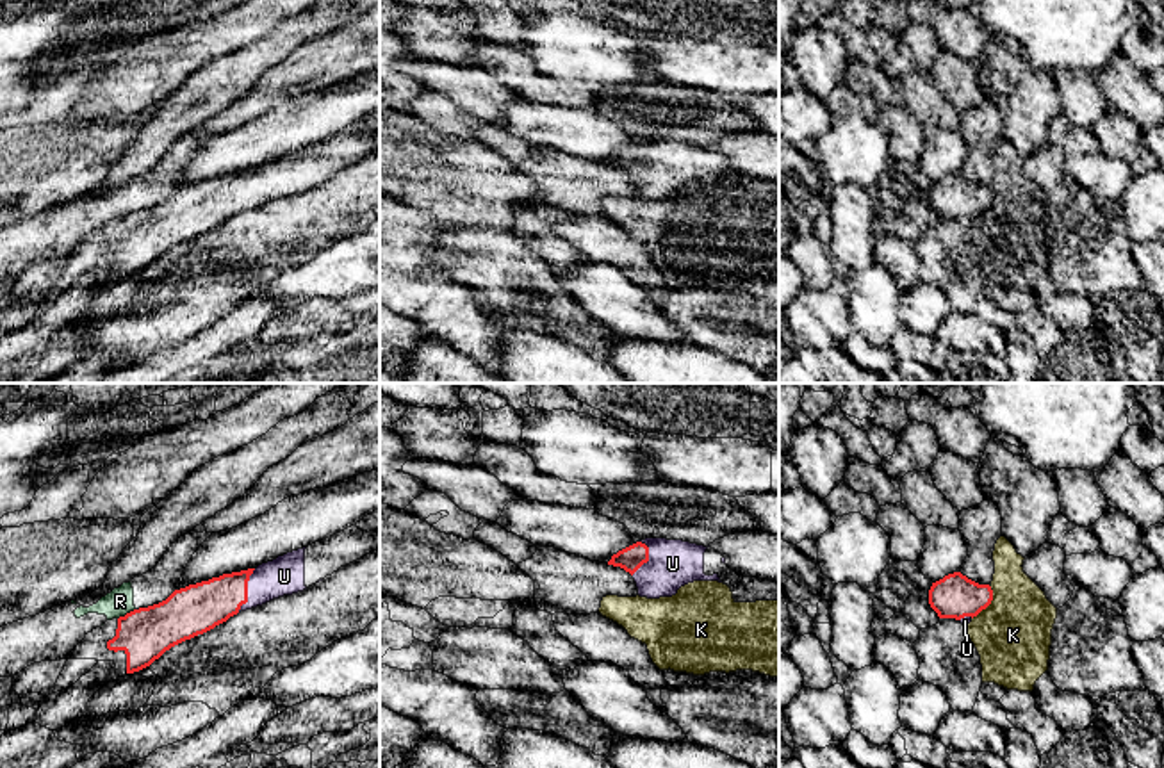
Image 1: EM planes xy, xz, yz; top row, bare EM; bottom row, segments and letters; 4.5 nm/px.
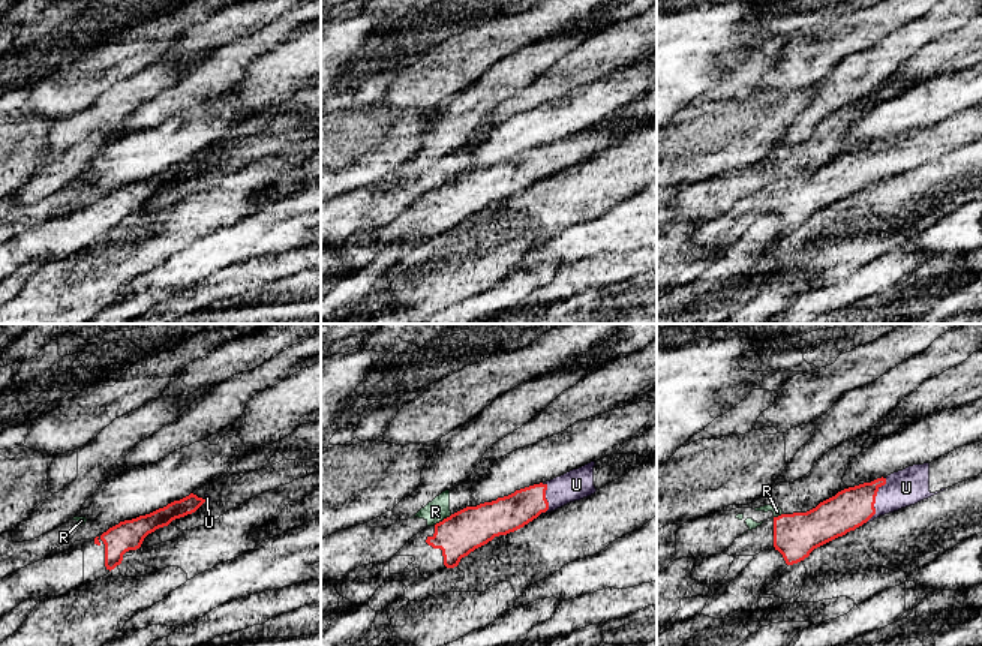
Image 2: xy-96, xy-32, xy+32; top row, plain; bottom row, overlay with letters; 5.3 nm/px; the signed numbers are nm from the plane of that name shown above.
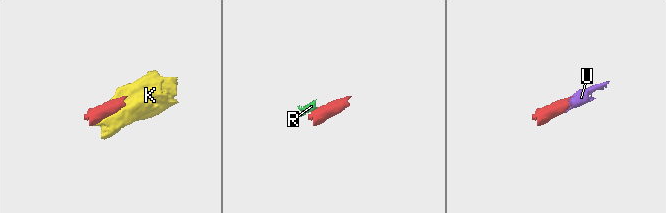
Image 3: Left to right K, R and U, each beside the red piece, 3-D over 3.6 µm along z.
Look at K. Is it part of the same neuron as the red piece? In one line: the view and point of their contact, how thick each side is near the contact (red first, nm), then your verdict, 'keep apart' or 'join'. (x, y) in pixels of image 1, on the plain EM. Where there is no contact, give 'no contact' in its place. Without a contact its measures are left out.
yz (990, 204) | 200/340 nm | keep apart

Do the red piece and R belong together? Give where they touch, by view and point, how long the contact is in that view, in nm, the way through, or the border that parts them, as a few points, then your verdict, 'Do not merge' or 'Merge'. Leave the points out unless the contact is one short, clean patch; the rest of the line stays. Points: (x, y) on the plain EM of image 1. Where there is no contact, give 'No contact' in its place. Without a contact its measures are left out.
Touches red at xy (127, 214). Shared border 90 nm. Boundary: xy (134, 209), (118, 220). Do not merge

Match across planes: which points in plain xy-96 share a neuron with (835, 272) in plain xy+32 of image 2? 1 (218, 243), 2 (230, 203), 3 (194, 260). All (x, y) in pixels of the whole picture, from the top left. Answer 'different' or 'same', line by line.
1: different
2: same
3: different

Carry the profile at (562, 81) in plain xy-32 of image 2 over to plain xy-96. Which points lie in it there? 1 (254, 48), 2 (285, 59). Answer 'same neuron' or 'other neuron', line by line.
1: same neuron
2: other neuron

